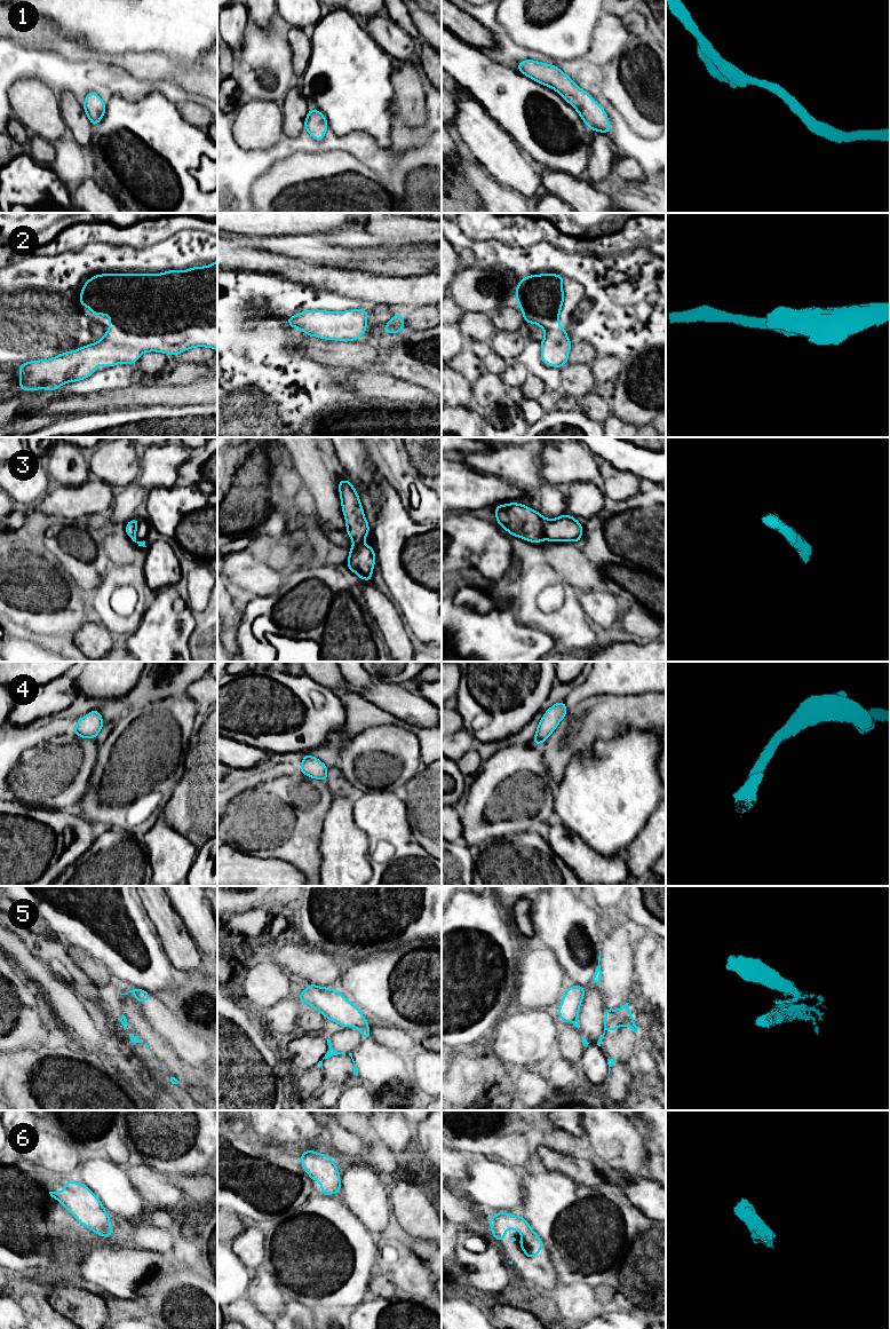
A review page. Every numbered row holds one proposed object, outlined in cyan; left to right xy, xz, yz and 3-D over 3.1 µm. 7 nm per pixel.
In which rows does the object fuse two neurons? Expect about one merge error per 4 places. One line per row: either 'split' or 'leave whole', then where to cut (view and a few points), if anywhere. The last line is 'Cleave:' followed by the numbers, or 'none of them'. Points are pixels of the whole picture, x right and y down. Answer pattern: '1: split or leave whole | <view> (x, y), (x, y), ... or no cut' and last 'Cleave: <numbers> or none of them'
1: leave whole | no cut
2: leave whole | no cut
3: leave whole | no cut
4: leave whole | no cut
5: split | xz (358, 1027), (367, 1029)
6: leave whole | no cut
Cleave: 5

